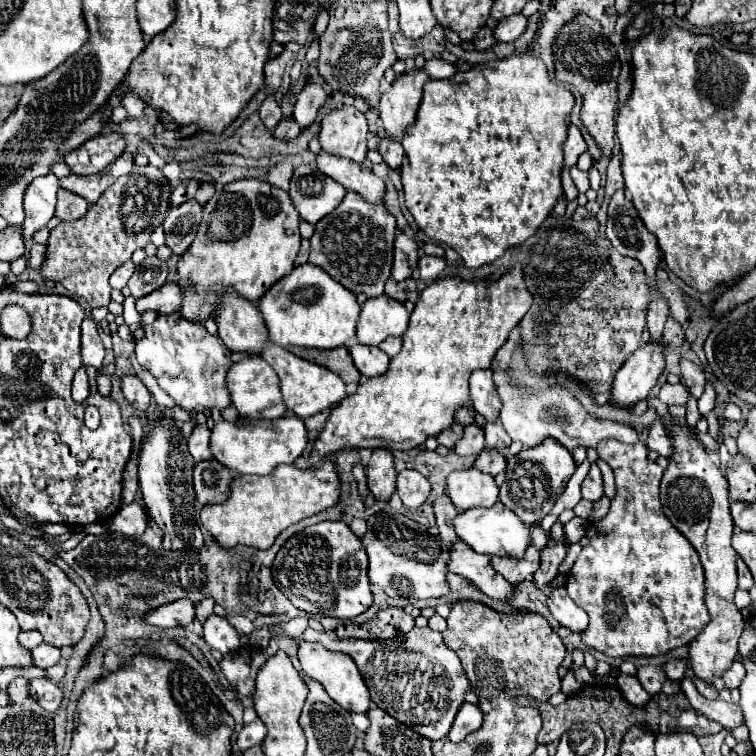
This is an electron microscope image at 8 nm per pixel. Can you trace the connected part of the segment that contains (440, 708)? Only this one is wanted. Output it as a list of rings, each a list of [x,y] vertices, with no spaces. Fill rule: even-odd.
[[[308,627],[302,639],[320,641],[330,651],[350,655],[370,689],[372,701],[388,715],[432,741],[448,735],[458,709],[464,705],[464,695],[470,691],[470,683],[458,655],[444,645],[440,633],[428,627],[414,627],[404,637],[388,641],[342,641],[334,639],[330,633],[318,633]]]

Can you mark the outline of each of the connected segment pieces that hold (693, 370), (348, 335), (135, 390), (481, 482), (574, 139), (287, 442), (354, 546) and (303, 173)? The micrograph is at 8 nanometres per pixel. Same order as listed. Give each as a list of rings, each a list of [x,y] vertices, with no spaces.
[[[686,359],[680,361],[680,369],[682,369],[682,379],[684,379],[688,391],[690,391],[696,399],[700,399],[700,395],[704,393],[704,385],[706,385],[704,371],[702,371],[700,367],[696,367],[694,363],[686,361]]]
[[[304,263],[292,269],[292,273],[284,275],[280,281],[276,281],[258,301],[258,309],[266,321],[268,327],[268,339],[274,345],[280,347],[314,347],[314,349],[334,349],[340,345],[348,345],[356,339],[356,319],[360,313],[360,305],[356,301],[356,295],[352,291],[346,291],[336,283],[324,269]]]
[[[124,375],[120,379],[120,387],[122,387],[124,397],[134,405],[136,411],[144,413],[148,409],[150,391],[146,389],[146,385],[142,383],[142,379],[138,375]]]
[[[476,467],[454,471],[448,475],[448,495],[456,509],[466,511],[470,507],[492,507],[498,501],[498,485],[492,475],[478,471]]]
[[[572,123],[568,125],[568,137],[566,137],[562,149],[564,149],[564,167],[572,167],[572,165],[576,165],[578,155],[580,155],[582,151],[586,151],[584,137],[582,137],[580,129],[578,129],[576,125],[572,125]]]
[[[284,415],[268,421],[218,421],[212,429],[212,455],[238,475],[268,475],[276,465],[294,463],[308,443],[304,421],[296,415]]]
[[[324,521],[292,535],[278,551],[272,575],[276,587],[302,611],[312,615],[328,615],[338,619],[352,619],[372,605],[368,583],[368,557],[358,537],[346,523]]]
[[[310,165],[298,167],[290,179],[290,197],[300,217],[312,225],[334,211],[344,195],[346,189],[340,183]]]

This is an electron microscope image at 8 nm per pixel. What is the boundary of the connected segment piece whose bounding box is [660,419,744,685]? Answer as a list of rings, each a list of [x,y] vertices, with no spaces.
[[[672,419],[668,423],[668,437],[672,439],[674,451],[670,455],[670,463],[660,483],[660,499],[662,499],[664,515],[692,543],[692,547],[700,555],[706,575],[704,599],[710,613],[708,625],[688,645],[688,661],[692,665],[694,675],[702,679],[706,685],[712,685],[712,681],[716,677],[722,677],[736,659],[738,639],[744,629],[740,609],[734,605],[734,591],[738,587],[738,579],[736,579],[736,551],[730,545],[734,525],[730,517],[728,481],[722,475],[716,459],[708,455],[698,435],[686,423]]]

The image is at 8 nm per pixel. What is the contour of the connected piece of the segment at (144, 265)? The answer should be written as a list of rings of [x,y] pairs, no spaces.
[[[146,257],[140,265],[136,265],[134,275],[128,281],[128,289],[134,299],[142,299],[144,295],[160,289],[166,283],[168,267],[158,257]]]

